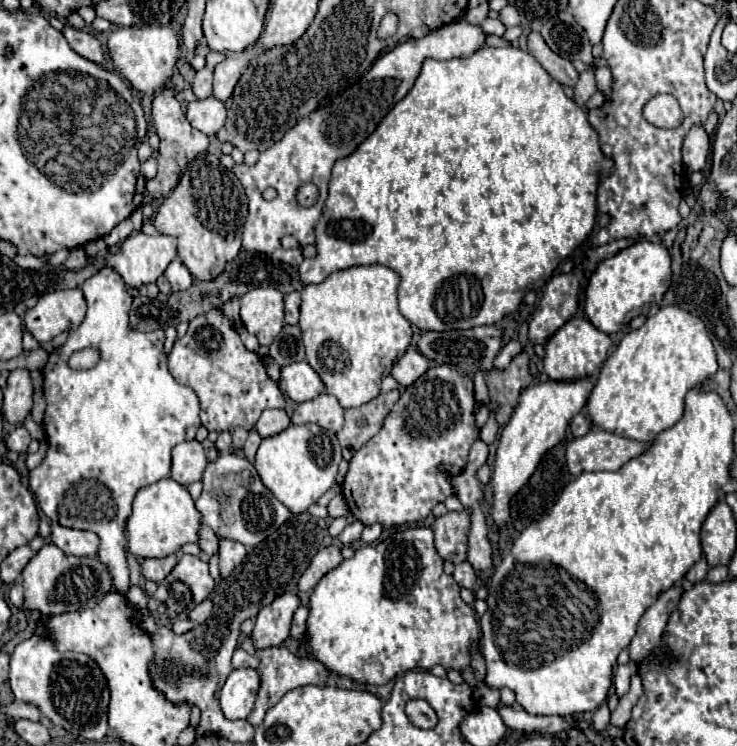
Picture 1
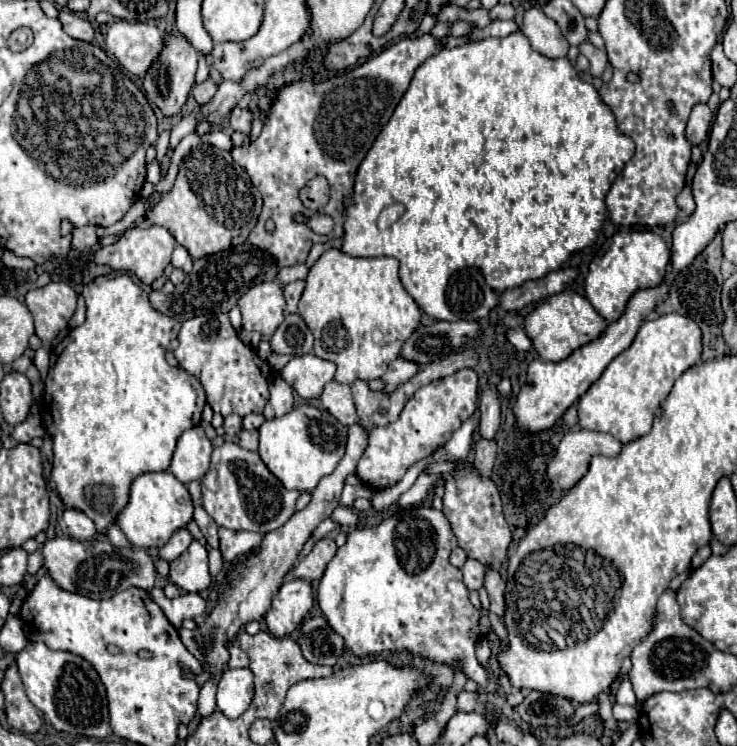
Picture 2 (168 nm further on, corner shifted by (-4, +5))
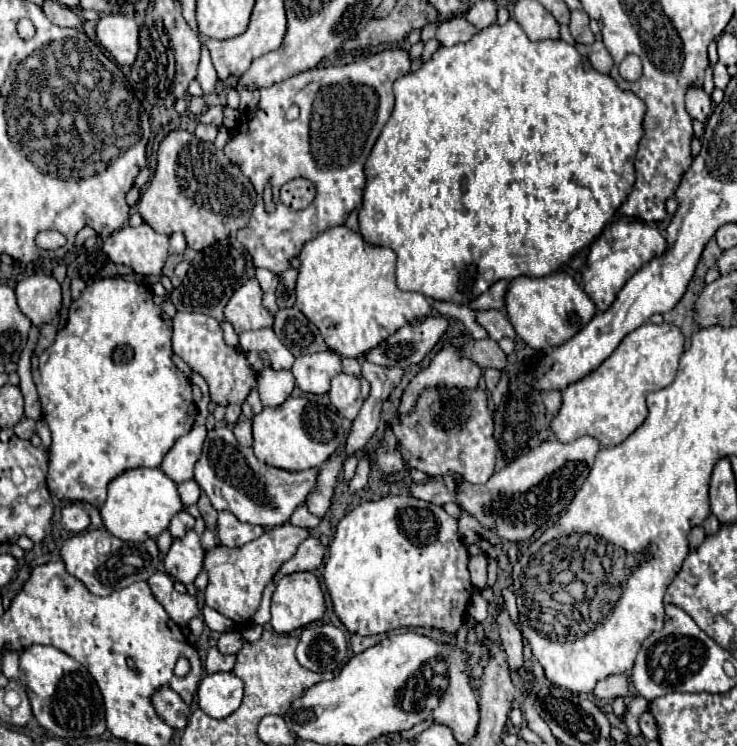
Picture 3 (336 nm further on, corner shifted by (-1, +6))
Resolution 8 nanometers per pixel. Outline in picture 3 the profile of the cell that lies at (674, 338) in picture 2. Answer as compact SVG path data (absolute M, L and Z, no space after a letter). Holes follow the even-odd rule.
M645 322L627 334L619 348L597 370L563 390L563 406L551 422L551 430L561 442L573 442L583 434L591 434L601 446L621 444L645 422L647 394L673 382L683 352L685 336L679 326Z

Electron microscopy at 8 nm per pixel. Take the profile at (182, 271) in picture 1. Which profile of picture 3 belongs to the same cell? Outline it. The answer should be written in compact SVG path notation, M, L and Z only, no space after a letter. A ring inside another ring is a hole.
M171 234L169 238L169 254L183 254L187 248L187 242L183 238L183 234Z

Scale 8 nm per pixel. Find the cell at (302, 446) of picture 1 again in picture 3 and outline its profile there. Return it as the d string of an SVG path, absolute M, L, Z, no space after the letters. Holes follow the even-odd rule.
M305 396L287 398L277 408L263 408L259 416L253 418L253 450L255 456L275 468L287 472L301 472L309 468L319 468L345 440L341 416L315 400Z

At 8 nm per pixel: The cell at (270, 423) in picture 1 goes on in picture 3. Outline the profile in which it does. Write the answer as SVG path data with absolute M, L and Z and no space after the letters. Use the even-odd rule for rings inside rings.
M263 368L257 374L257 390L259 390L259 398L263 406L275 408L281 406L289 394L295 388L295 378L289 370L269 370Z

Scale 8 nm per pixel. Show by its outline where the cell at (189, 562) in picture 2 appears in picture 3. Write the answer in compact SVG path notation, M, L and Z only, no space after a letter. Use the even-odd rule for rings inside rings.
M189 530L183 538L173 540L163 564L169 576L177 578L183 584L193 584L197 574L203 568L203 548L195 530Z

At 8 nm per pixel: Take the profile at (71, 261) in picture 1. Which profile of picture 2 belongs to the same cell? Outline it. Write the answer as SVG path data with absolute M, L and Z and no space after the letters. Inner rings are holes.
M152 225L150 229L126 229L116 243L108 245L108 247L100 247L96 251L96 257L94 261L98 265L110 265L112 269L116 271L126 271L126 273L134 273L142 283L152 283L154 279L158 279L166 265L170 263L170 255L172 255L172 249L176 245L176 239L172 237L172 233L164 227L158 227L158 225Z

